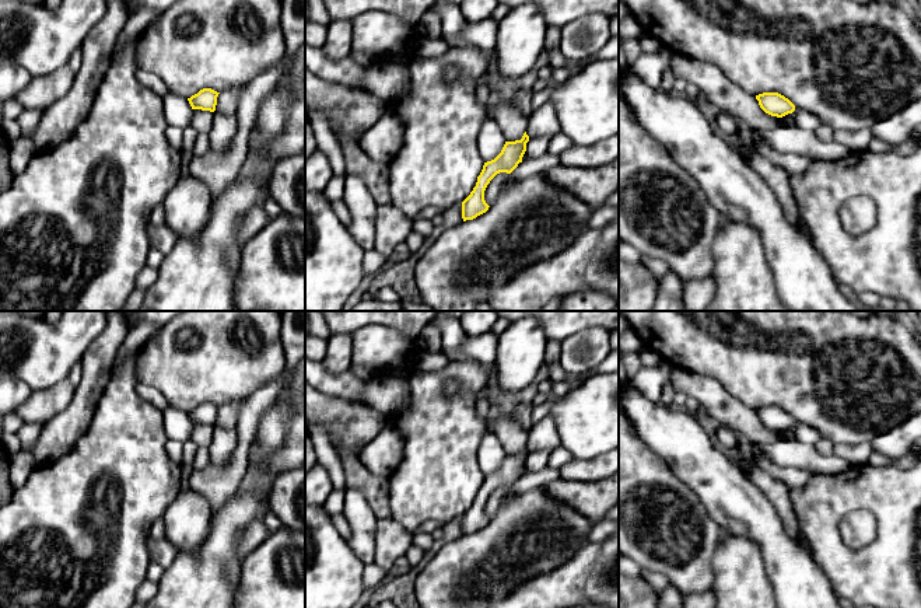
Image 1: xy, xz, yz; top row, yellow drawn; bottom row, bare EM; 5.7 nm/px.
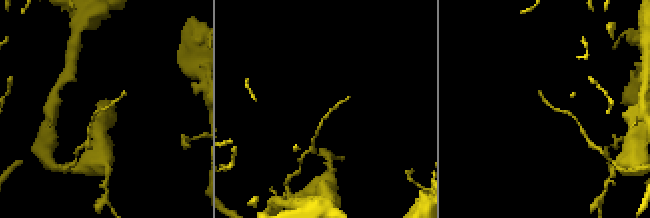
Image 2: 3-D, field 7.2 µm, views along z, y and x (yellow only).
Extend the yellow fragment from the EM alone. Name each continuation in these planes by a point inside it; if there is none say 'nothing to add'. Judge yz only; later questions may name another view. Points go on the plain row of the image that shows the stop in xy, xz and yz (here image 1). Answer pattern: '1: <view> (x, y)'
nothing to add

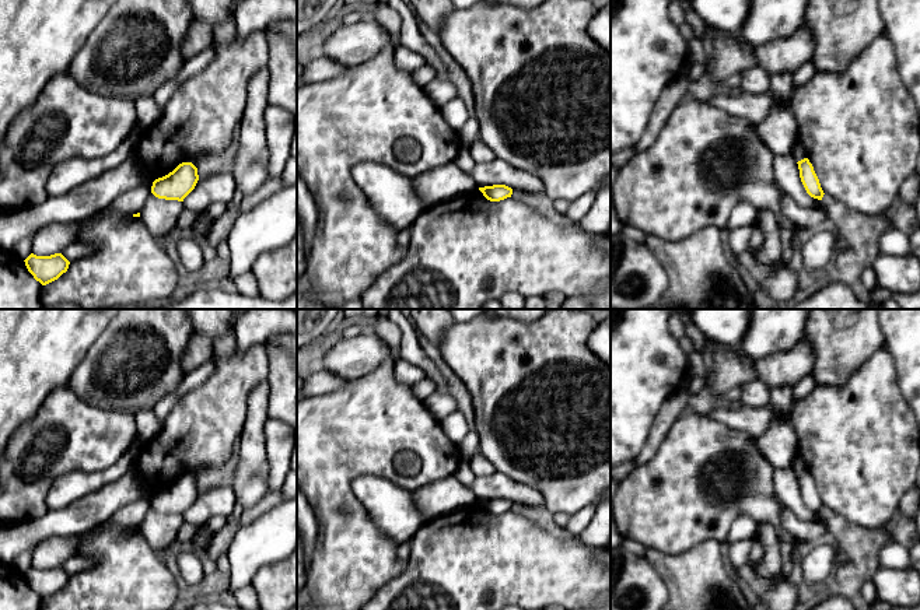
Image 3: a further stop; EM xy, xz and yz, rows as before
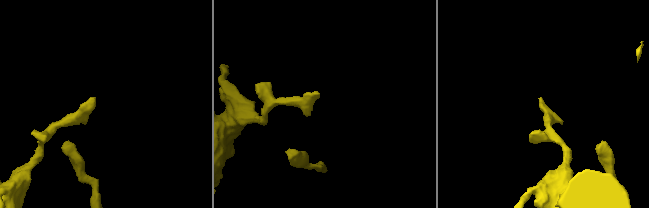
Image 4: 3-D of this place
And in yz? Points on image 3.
1: yz (798, 466)

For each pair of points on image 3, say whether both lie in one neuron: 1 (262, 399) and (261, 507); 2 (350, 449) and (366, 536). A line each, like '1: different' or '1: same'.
1: different
2: same

